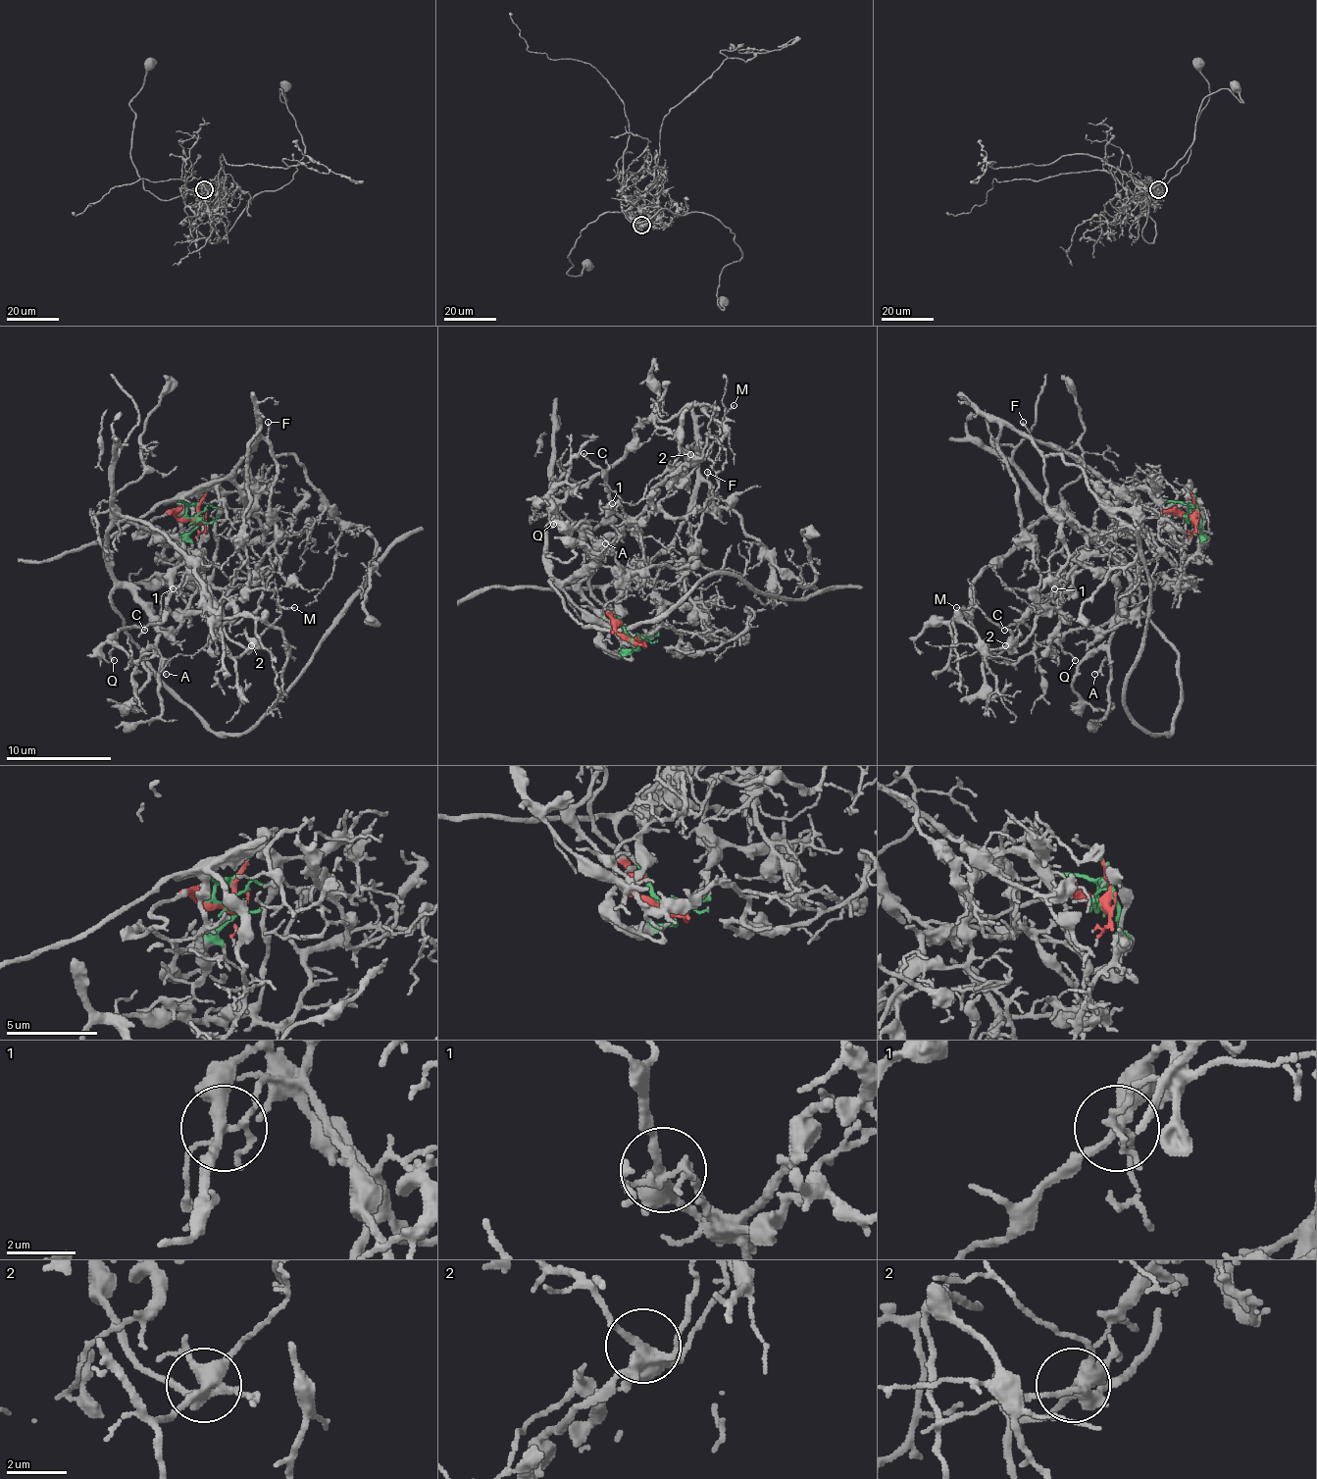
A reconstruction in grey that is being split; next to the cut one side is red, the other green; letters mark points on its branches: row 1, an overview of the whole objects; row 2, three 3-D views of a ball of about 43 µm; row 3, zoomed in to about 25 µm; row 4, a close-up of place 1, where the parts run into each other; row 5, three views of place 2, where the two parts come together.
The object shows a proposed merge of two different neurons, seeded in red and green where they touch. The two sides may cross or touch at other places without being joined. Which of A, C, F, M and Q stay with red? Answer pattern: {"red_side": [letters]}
{"red_side": ["A", "C", "M", "Q"]}

